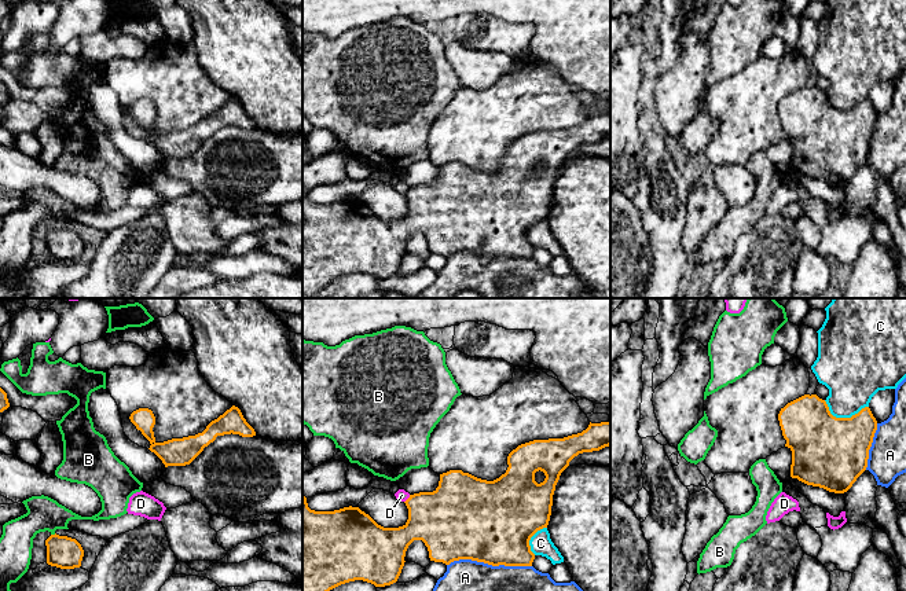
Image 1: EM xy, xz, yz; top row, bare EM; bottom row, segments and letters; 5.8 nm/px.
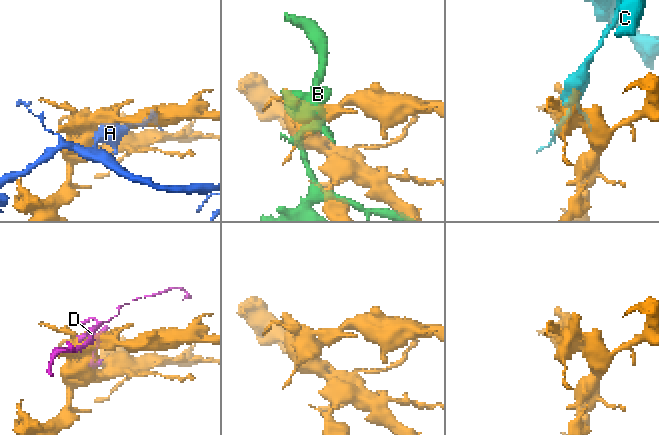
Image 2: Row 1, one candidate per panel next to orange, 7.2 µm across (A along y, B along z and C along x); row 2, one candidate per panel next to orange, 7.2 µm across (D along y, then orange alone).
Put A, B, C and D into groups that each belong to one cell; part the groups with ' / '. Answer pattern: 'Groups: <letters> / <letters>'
Groups: A / B / C / D

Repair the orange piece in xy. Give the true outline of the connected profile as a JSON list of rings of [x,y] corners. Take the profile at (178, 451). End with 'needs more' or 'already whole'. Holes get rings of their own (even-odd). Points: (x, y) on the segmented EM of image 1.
[[[232,405],[217,419],[212,421],[202,433],[183,438],[172,438],[157,443],[153,427],[155,416],[148,408],[139,408],[129,416],[137,430],[150,441],[150,451],[168,466],[190,465],[217,436],[239,434],[242,437],[256,436],[254,429],[246,422],[241,410]]]; already whole

